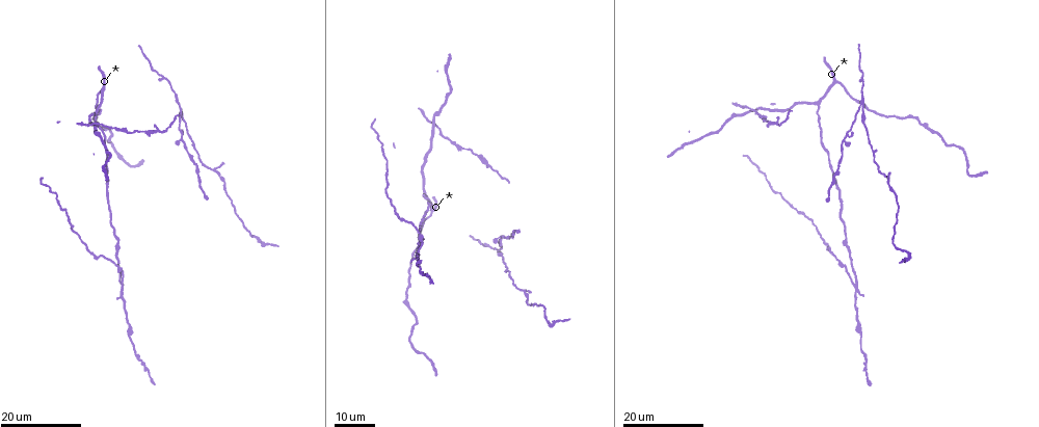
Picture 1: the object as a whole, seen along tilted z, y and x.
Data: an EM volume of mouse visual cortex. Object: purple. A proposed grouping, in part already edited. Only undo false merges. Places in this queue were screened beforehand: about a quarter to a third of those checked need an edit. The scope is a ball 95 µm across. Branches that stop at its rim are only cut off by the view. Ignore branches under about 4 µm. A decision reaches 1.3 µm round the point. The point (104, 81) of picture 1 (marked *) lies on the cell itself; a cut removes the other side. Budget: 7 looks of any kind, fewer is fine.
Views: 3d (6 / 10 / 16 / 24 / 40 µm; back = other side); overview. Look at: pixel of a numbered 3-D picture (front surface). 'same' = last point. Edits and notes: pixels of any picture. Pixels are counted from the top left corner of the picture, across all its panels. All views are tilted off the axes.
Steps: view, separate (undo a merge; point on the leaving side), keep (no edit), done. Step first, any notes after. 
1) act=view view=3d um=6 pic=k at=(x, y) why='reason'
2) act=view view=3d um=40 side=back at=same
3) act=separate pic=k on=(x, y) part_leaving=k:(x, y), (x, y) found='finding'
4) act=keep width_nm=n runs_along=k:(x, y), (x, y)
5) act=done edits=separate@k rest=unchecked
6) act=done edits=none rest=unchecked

act=view view=3d um=24 pic=1 at=(815, 103) why='three-way junction'

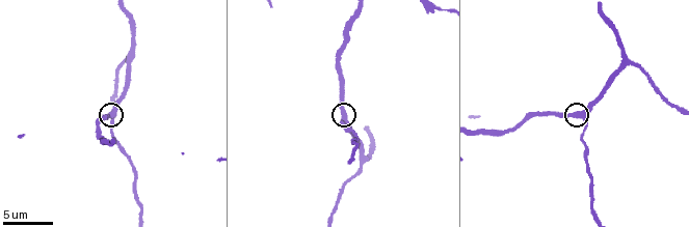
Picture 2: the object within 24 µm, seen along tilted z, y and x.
act=view view=3d um=6 pic=2 at=(580, 114)

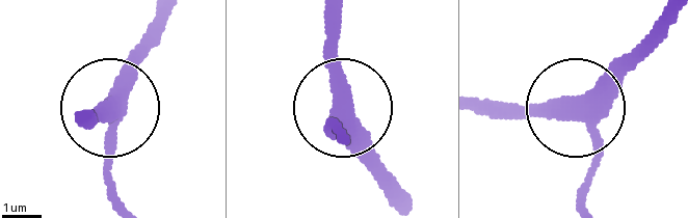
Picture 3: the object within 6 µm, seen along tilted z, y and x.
act=keep arms=3 runs_along=3:(667, 10), (576, 100), (481, 101) found='all the same cell'

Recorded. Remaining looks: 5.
act=view view=3d um=24 pic=1 at=(847, 247) why='sudden change in width'

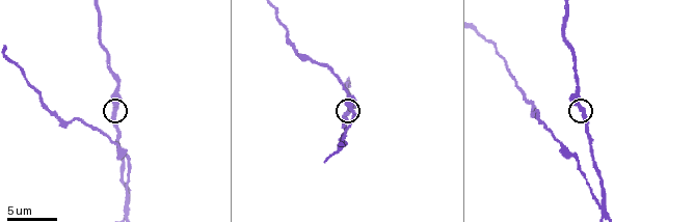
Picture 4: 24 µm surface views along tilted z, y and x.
act=view view=3d um=6 pic=4 at=(115, 111)

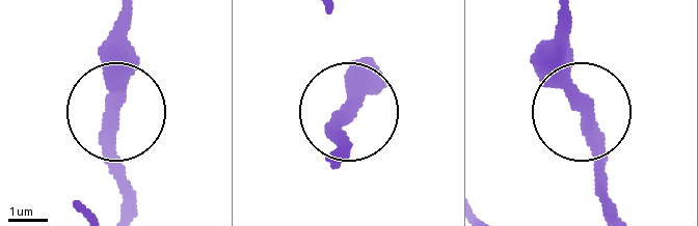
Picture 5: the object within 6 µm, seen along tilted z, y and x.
act=keep runs_along=5:(563, 15), (563, 83), (584, 121), (599, 201) found='one cell here'

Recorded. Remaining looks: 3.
act=view view=3d um=16 pic=1 at=(176, 103) why='branch point'

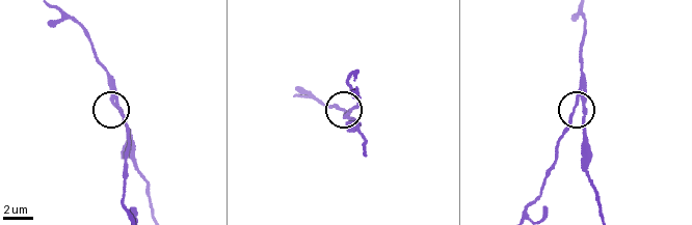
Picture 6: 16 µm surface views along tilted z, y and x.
act=view view=3d um=10 pic=6 at=(117, 104) why='closer look'

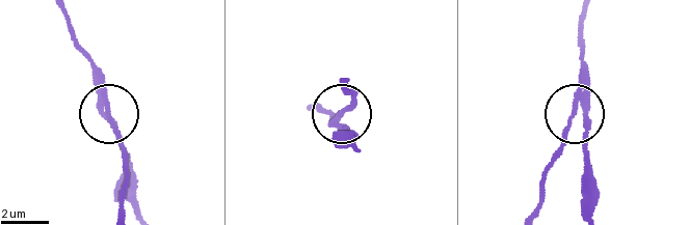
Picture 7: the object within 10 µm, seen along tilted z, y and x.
act=separate pic=7 on=(570, 123) width_nm=220 part_leaving=7:(578, 93), (539, 212) found='a second cell is stuck on'

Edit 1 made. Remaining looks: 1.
act=done edits=separate@7 rest=unchecked

